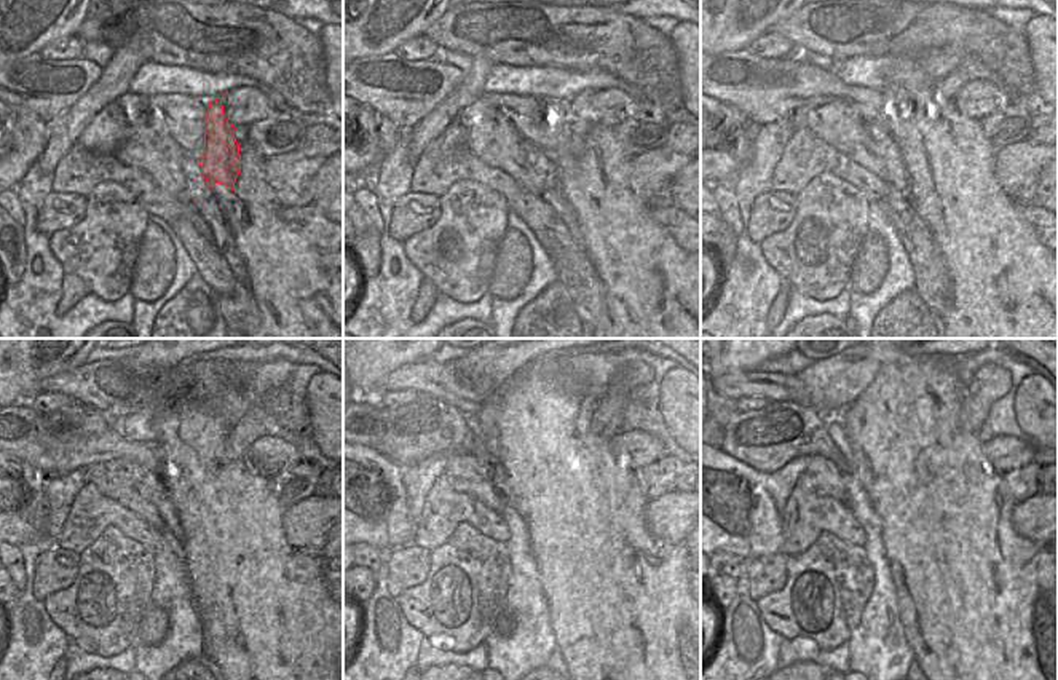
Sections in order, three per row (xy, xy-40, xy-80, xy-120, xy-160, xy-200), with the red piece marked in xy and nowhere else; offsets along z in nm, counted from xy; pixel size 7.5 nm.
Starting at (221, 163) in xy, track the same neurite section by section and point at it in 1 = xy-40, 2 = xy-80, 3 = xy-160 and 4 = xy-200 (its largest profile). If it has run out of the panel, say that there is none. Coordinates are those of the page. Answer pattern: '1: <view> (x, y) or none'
1: xy-40 (580, 115)
2: xy-80 (971, 67)
3: xy-160 (607, 420)
4: xy-200 (990, 382)

